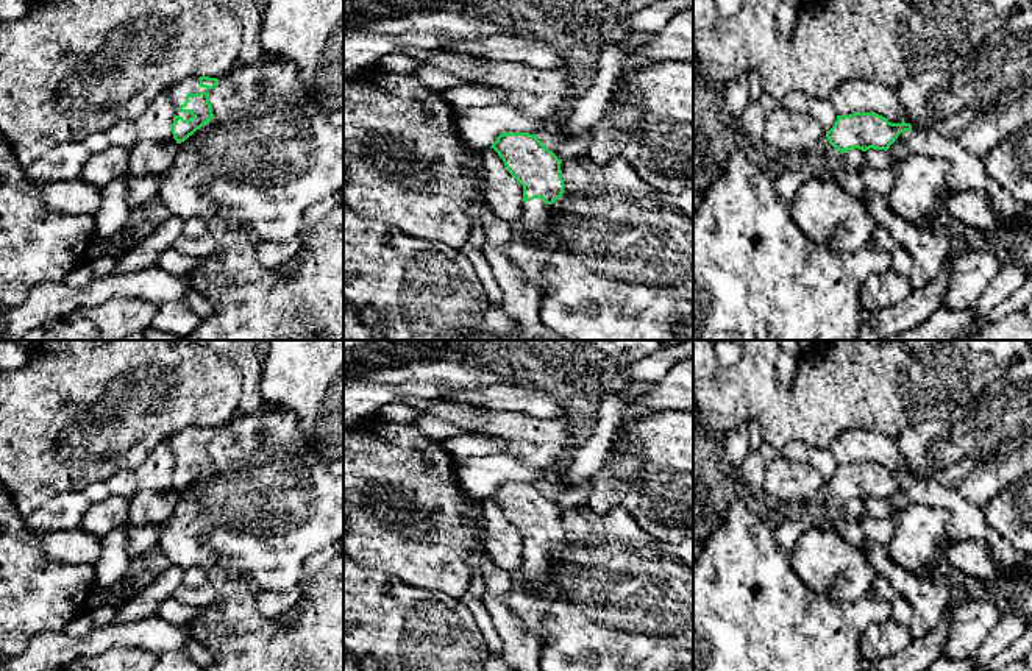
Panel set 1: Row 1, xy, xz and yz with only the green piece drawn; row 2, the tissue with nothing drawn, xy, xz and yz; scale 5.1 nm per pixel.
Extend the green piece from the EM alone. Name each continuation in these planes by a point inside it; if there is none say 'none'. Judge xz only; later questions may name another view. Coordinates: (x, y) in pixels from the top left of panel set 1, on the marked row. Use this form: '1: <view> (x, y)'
1: xz (533, 244)

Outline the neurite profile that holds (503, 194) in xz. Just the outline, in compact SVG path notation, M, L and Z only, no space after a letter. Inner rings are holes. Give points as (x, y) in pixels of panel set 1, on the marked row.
M493 148L482 151L486 173L484 197L489 209L503 222L514 225L521 215L523 186L507 172Z

